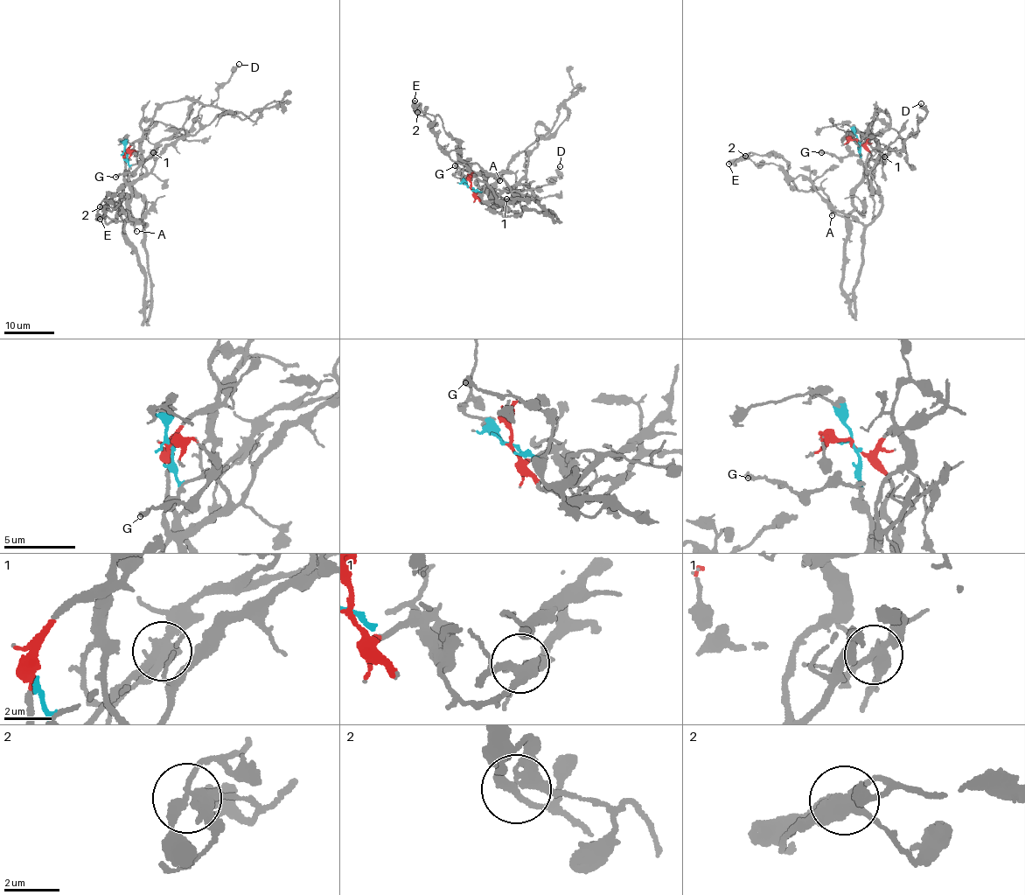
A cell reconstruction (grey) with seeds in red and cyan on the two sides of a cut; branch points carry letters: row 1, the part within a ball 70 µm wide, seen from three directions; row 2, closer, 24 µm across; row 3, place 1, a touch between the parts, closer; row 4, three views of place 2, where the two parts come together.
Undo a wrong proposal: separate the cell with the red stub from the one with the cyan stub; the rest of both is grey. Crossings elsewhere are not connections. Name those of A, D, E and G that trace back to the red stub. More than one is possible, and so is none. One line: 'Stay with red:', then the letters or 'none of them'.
Stay with red: A, D

